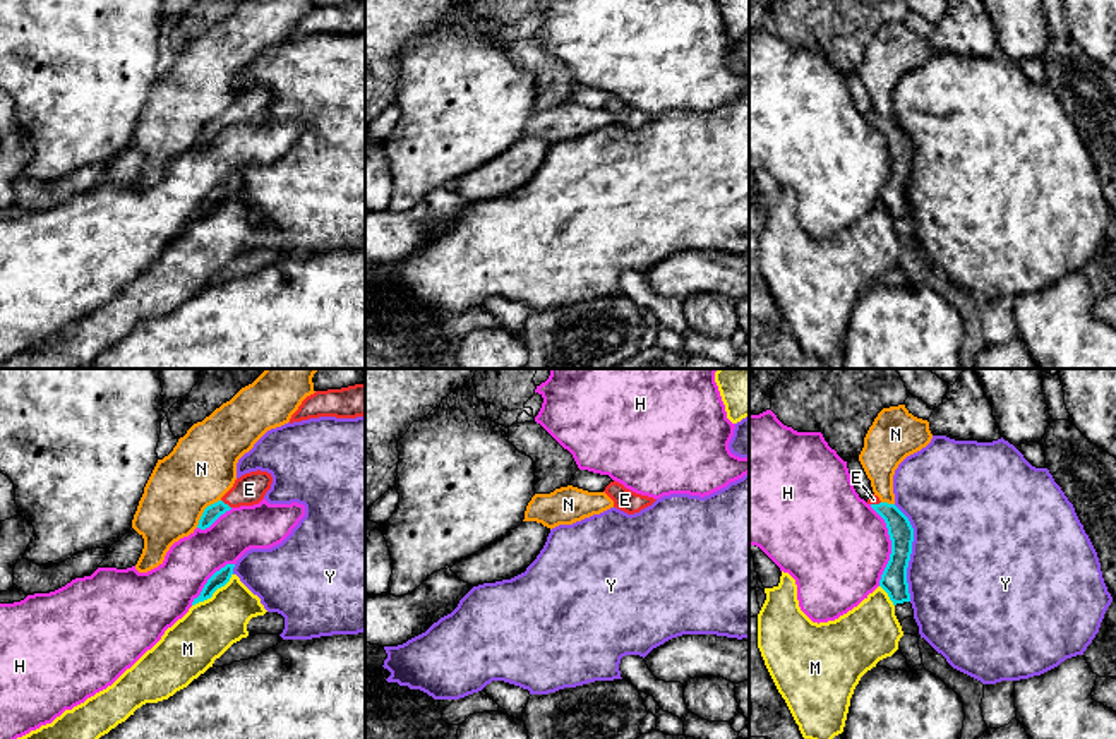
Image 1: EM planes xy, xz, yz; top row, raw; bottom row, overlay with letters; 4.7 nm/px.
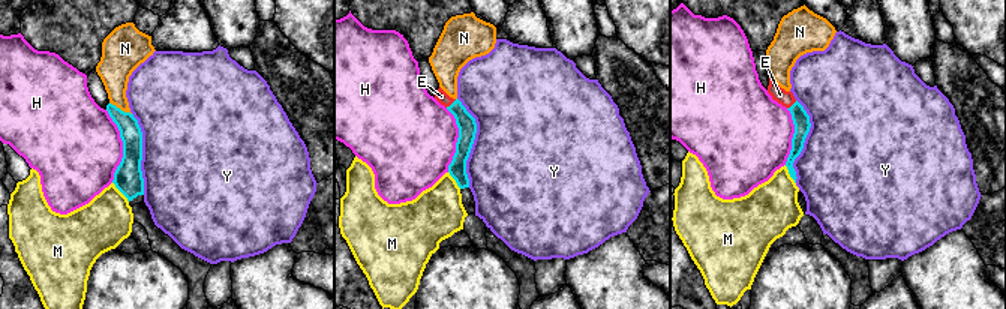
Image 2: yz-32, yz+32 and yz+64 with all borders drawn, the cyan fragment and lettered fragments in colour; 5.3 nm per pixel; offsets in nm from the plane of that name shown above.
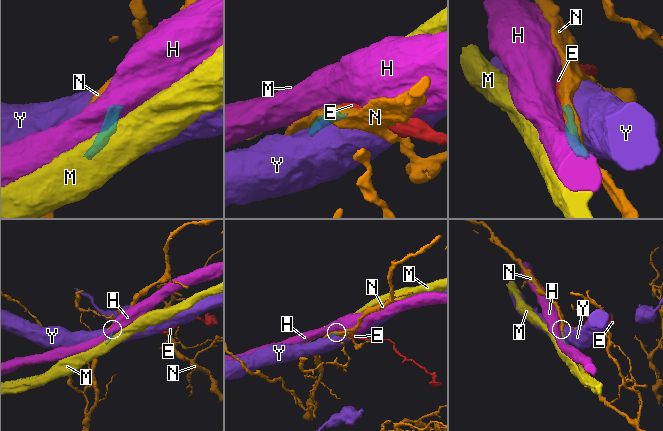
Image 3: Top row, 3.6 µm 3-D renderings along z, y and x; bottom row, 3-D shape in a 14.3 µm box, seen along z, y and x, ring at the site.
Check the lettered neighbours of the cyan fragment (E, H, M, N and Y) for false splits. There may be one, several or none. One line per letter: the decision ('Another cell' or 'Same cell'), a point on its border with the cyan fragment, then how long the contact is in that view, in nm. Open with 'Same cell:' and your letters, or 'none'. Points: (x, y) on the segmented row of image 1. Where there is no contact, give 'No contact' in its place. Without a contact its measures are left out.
Same cell: E
E: Same cell. Touches cyan at xy (227, 504). Shared border 60 nm
H: Another cell. Touches cyan at yz (892, 546). Shared border 380 nm
M: Another cell. Touches cyan at xy (213, 592). Shared border 240 nm
N: Another cell. Touches cyan at xy (204, 511). Shared border 180 nm
Y: Another cell. Touches cyan at yz (911, 552). Shared border 460 nm

